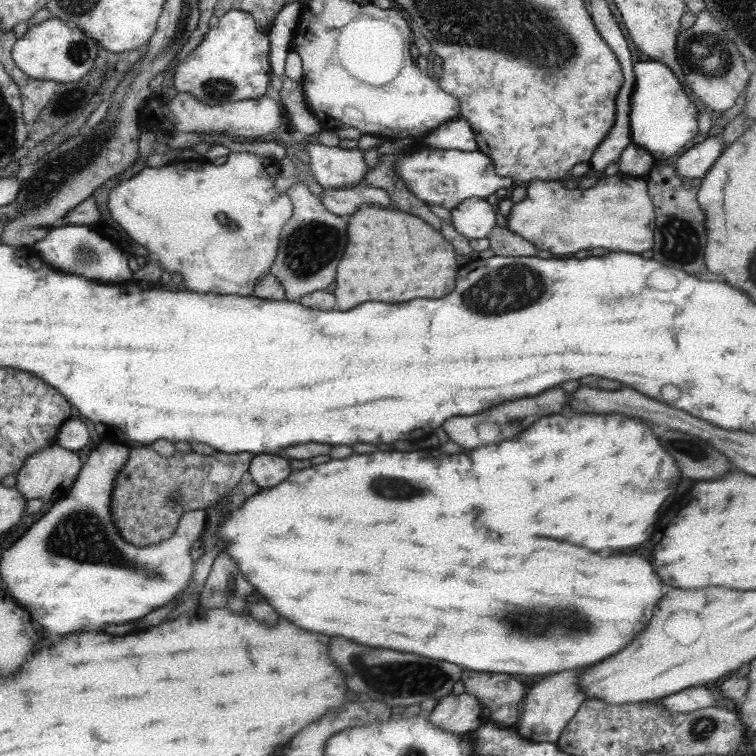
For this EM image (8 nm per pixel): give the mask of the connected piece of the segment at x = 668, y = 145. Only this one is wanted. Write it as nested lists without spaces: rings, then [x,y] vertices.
[[[648,59],[634,64],[633,72],[636,72],[636,91],[632,93],[630,116],[633,122],[633,142],[639,148],[647,150],[655,163],[665,162],[665,158],[681,150],[687,140],[697,134],[695,108],[687,100],[681,84],[667,66]]]

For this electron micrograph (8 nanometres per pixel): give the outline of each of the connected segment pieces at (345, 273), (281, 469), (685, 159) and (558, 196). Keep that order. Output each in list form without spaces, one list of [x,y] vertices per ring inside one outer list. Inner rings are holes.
[[[373,203],[365,204],[361,212],[353,212],[353,216],[348,216],[349,248],[345,248],[341,264],[337,264],[337,284],[332,294],[337,303],[337,310],[345,312],[367,300],[385,300],[387,304],[395,304],[411,298],[441,298],[455,288],[455,252],[451,244],[445,242],[445,238],[421,218],[399,210],[377,208]]]
[[[257,454],[249,463],[252,481],[260,488],[271,488],[289,476],[289,464],[281,454]]]
[[[721,133],[713,136],[706,136],[705,139],[682,153],[675,159],[675,171],[682,177],[702,178],[707,171],[710,171],[713,164],[720,159],[724,150],[724,140]]]
[[[607,176],[595,188],[567,190],[561,182],[528,180],[525,198],[511,206],[506,228],[524,238],[535,248],[547,246],[551,254],[569,254],[587,246],[601,246],[609,252],[639,254],[653,246],[655,206],[645,192],[643,180],[631,180],[627,186],[623,176]],[[577,246],[577,248],[559,248]]]

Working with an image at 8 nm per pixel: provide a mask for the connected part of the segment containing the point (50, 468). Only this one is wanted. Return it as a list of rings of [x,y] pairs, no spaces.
[[[56,443],[33,452],[33,456],[29,456],[29,460],[25,460],[25,468],[21,468],[21,472],[14,474],[16,478],[14,487],[24,496],[25,500],[40,498],[43,504],[48,500],[55,503],[69,492],[71,484],[81,468],[81,462],[77,460],[75,454],[74,451],[65,449]]]

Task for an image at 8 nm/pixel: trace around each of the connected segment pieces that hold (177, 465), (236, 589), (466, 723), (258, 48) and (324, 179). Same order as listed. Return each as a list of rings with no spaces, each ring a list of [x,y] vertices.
[[[151,448],[130,450],[128,462],[116,476],[112,490],[111,520],[120,537],[137,548],[171,539],[182,515],[213,507],[223,494],[239,484],[241,476],[227,480],[207,478],[209,458],[211,455],[196,452],[174,451],[162,457]]]
[[[217,554],[212,568],[198,594],[199,608],[229,608],[231,612],[247,612],[245,596],[253,592],[253,586],[243,578],[237,564],[227,554]]]
[[[465,692],[440,698],[426,716],[437,728],[453,734],[465,734],[483,723],[477,699]]]
[[[228,10],[218,22],[216,28],[205,34],[201,44],[175,67],[175,91],[185,92],[208,107],[260,98],[269,82],[267,38],[257,32],[253,17],[241,10]]]
[[[319,142],[307,146],[305,160],[312,177],[322,189],[362,184],[362,174],[369,168],[358,148],[327,147]]]

